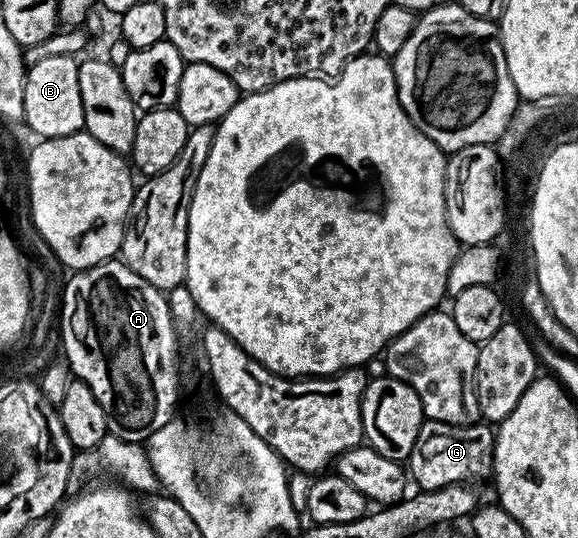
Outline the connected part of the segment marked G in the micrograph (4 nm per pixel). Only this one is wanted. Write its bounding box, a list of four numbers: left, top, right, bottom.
[407,419,495,490]

